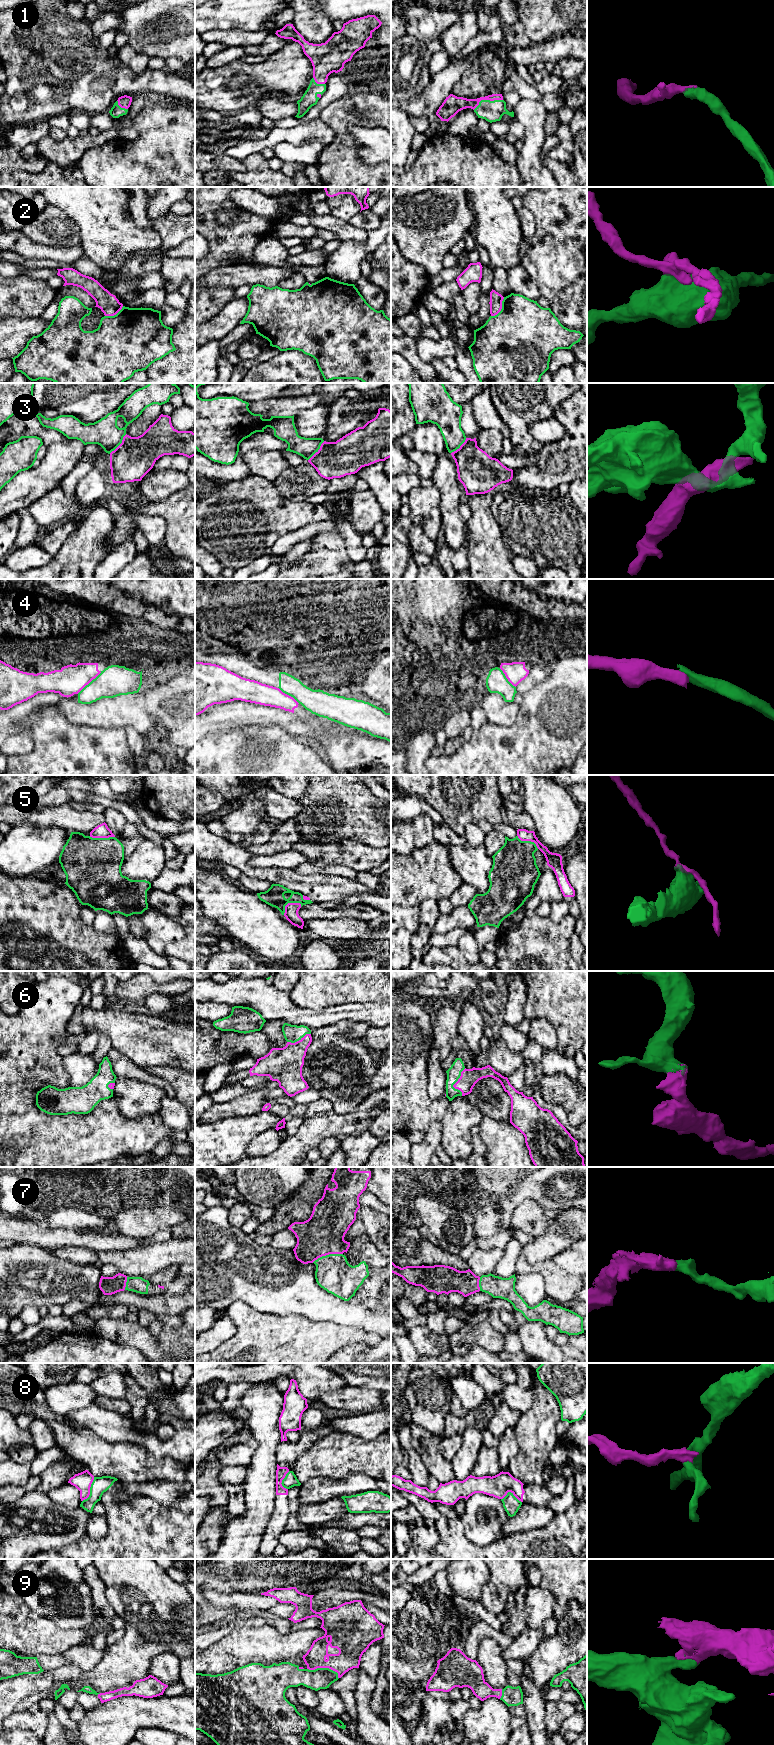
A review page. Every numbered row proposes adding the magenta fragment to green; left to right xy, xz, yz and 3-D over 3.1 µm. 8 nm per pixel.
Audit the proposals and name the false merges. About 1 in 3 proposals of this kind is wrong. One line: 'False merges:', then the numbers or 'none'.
False merges: 2, 3, 4, 5, 8

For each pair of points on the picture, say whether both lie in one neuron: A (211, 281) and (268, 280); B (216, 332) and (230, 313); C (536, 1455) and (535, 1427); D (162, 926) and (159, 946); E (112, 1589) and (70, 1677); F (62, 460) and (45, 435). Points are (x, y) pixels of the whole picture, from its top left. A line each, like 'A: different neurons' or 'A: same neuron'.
A: same neuron
B: same neuron
C: same neuron
D: same neuron
E: same neuron
F: different neurons

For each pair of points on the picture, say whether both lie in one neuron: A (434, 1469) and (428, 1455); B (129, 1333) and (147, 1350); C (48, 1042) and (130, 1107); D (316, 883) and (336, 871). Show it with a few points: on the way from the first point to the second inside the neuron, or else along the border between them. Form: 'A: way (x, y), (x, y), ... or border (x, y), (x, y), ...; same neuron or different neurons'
A: way (434, 1466), (434, 1461), (431, 1458); same neuron
B: way (133, 1336), (143, 1346); same neuron
C: border (112, 1097), (126, 1117); different neurons
D: border (305, 874), (324, 874), (351, 879); different neurons

